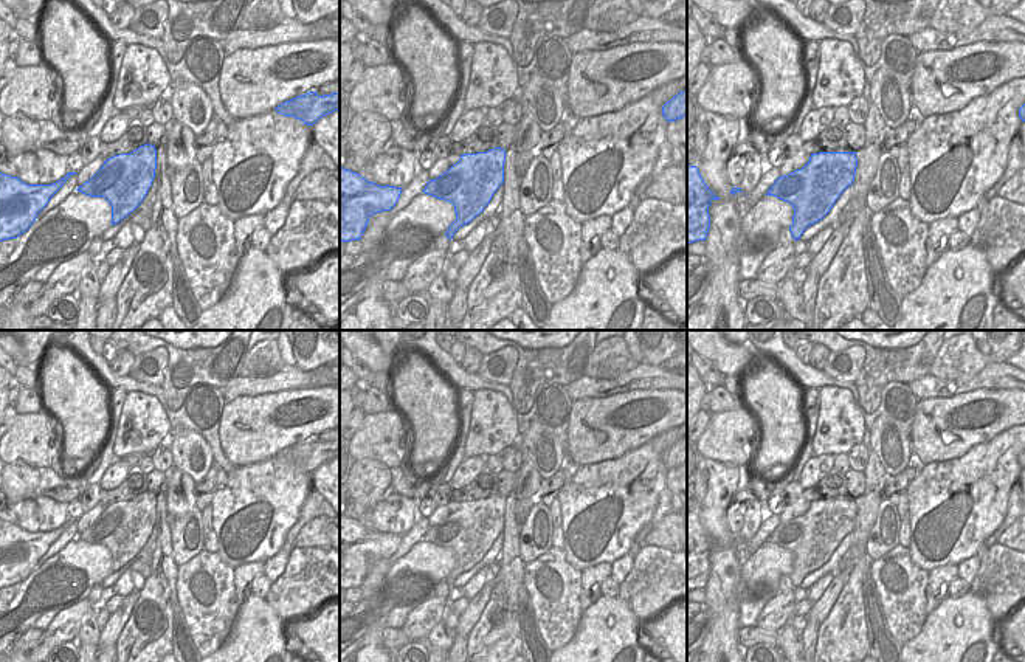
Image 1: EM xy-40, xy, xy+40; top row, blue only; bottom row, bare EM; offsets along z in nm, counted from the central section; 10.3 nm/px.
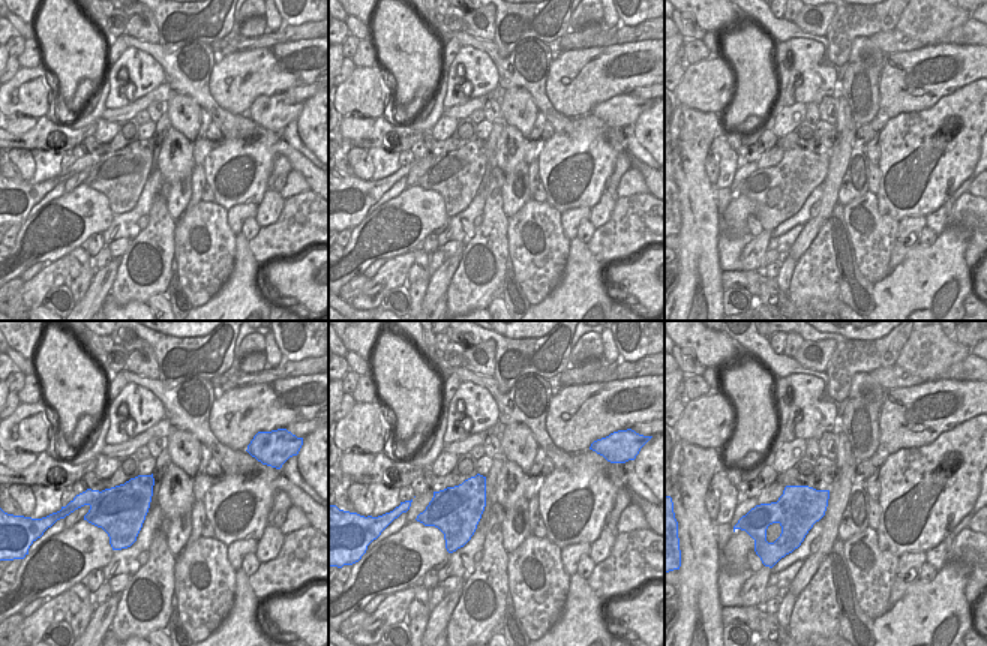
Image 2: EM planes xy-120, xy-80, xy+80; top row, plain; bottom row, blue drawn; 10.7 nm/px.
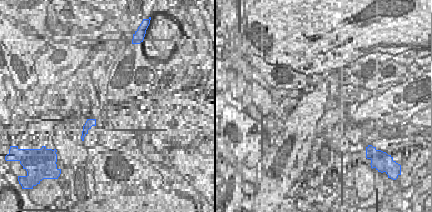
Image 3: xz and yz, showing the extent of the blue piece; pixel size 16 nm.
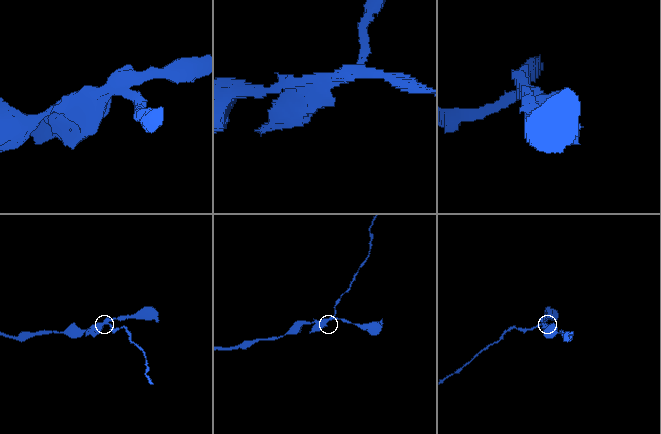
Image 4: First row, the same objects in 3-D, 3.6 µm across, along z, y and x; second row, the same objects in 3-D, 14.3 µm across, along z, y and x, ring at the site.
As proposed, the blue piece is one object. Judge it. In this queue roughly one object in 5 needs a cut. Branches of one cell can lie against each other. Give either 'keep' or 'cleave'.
cleave

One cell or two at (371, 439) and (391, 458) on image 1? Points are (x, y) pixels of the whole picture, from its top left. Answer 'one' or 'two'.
one

